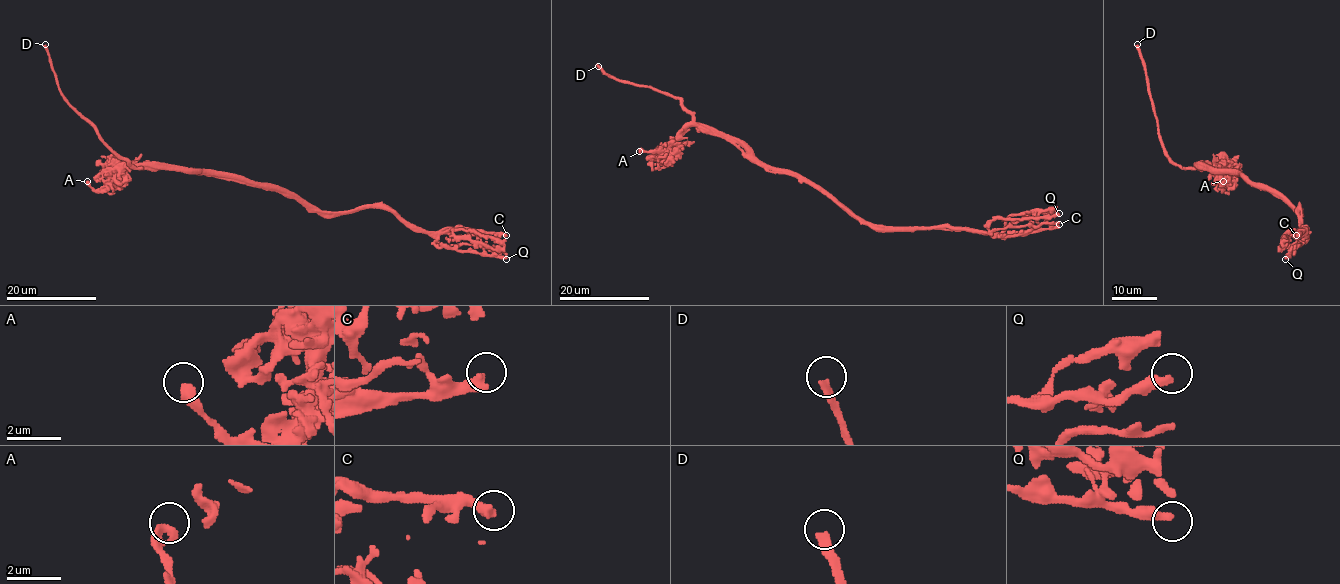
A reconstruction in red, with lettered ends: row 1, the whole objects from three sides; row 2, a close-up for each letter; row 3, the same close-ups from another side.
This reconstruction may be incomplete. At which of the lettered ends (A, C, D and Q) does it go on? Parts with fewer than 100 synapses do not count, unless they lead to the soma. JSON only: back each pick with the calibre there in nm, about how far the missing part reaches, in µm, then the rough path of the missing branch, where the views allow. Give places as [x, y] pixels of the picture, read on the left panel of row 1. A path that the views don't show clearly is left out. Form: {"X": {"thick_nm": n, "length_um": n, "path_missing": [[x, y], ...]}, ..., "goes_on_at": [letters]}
{"D": {"thick_nm": 320, "length_um": 25}, "goes_on_at": ["D"]}

